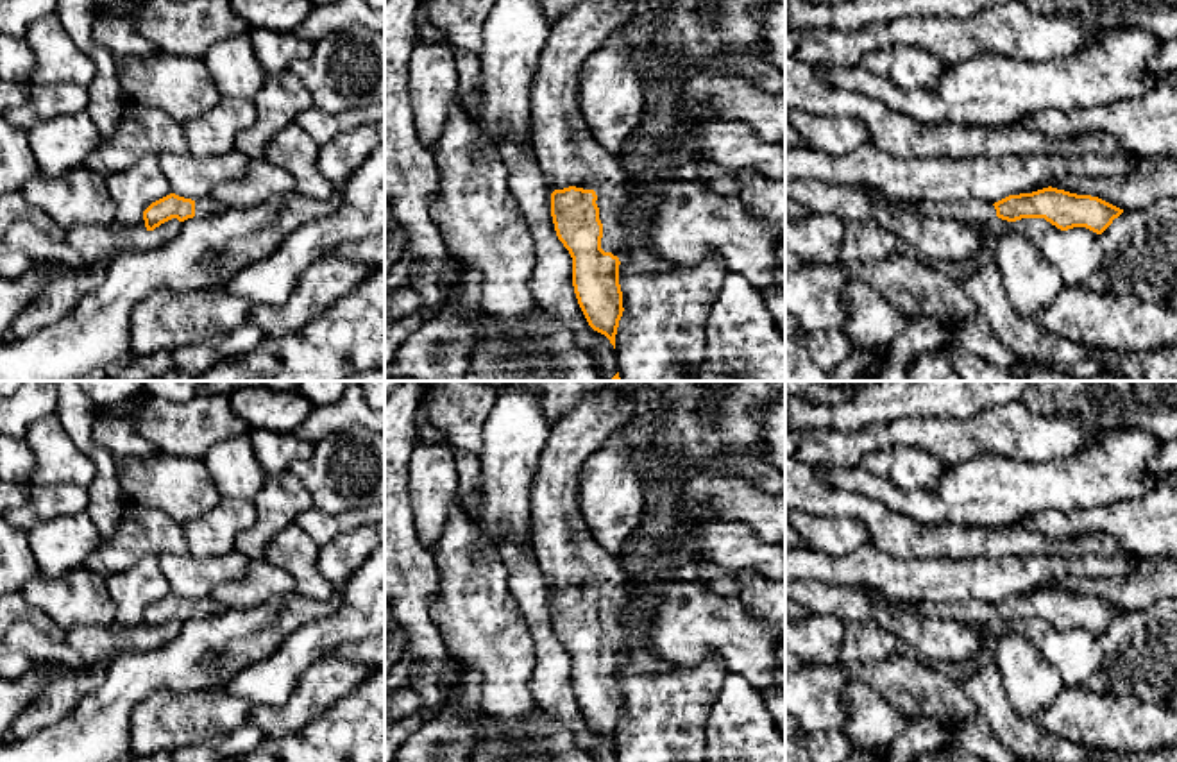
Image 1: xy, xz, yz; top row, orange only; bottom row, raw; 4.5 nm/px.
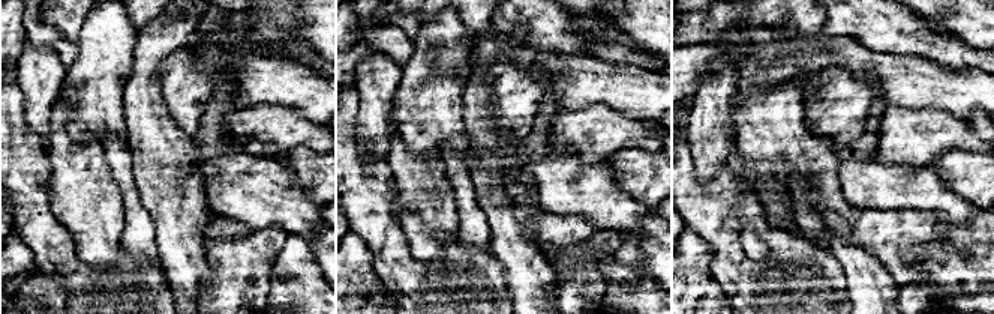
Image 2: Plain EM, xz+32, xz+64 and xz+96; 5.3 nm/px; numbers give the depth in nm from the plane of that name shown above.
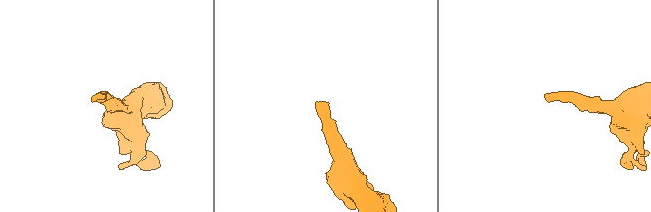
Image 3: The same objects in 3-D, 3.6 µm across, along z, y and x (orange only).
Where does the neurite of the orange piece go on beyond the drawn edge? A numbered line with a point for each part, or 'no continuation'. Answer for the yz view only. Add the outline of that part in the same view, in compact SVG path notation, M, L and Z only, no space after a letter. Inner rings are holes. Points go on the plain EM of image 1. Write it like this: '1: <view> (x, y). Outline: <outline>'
1: yz (977, 614). Outline: M953 601L948 605L919 605L927 614L961 621L977 628L984 628L989 621L996 619L993 605L984 601Z

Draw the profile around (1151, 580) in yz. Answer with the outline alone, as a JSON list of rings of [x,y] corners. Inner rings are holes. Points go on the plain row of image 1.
[[[1170,555],[1136,558],[1127,574],[1095,580],[1066,578],[1052,588],[1098,597],[1123,612],[1145,612],[1163,599],[1177,597],[1177,558]]]

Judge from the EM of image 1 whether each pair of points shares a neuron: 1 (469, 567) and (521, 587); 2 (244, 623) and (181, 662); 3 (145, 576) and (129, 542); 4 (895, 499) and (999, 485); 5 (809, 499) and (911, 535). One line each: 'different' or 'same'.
1: different
2: same
3: different
4: same
5: same

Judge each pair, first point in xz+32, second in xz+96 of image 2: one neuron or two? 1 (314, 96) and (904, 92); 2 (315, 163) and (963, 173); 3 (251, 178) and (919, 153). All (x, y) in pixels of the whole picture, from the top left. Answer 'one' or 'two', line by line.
1: one
2: one
3: two

